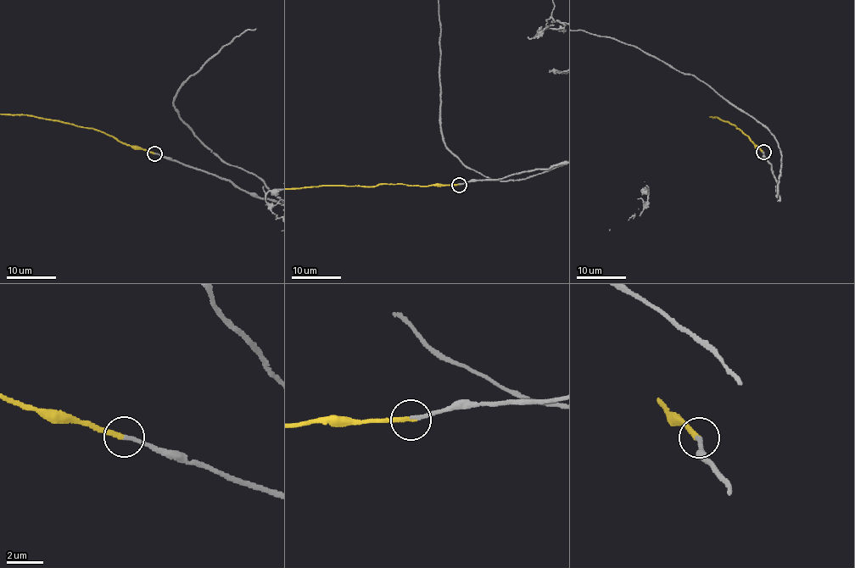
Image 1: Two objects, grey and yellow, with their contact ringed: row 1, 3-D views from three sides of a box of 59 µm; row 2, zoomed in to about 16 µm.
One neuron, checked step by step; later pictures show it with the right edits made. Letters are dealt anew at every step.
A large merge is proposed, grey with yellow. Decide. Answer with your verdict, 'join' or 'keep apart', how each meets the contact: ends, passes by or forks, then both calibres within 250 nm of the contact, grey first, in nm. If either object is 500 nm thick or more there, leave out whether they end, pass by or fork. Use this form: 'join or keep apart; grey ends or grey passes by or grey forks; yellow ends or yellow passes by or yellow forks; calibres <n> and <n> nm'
join; grey ends; yellow ends; calibres 240 and 260 nm

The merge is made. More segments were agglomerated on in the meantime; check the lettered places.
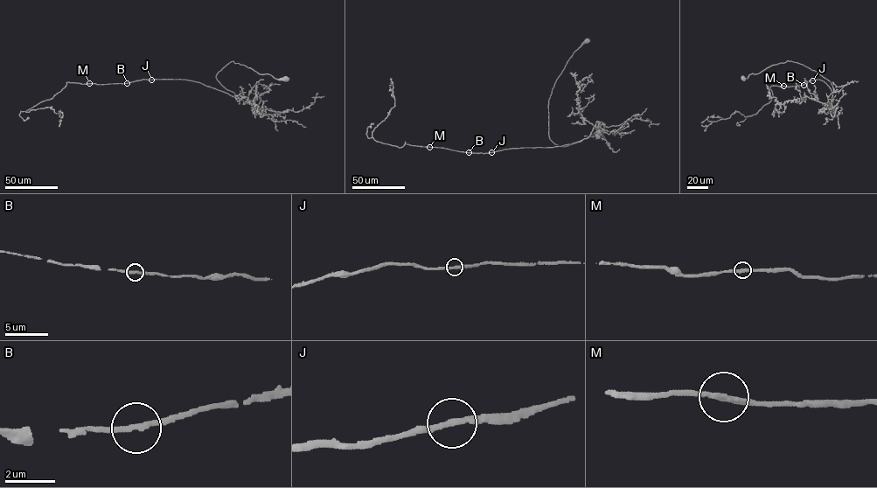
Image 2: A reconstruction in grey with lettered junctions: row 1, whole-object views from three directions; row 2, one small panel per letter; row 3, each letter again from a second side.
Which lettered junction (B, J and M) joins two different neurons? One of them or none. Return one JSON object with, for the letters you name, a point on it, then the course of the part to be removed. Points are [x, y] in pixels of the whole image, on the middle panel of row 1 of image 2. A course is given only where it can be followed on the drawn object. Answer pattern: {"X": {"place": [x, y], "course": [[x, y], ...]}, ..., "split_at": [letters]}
{"split_at": []}

